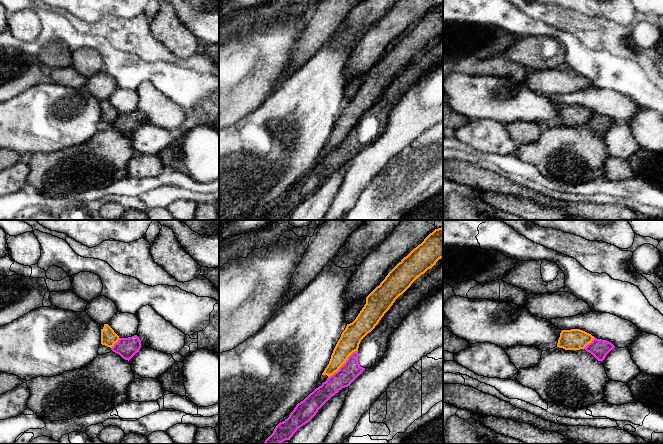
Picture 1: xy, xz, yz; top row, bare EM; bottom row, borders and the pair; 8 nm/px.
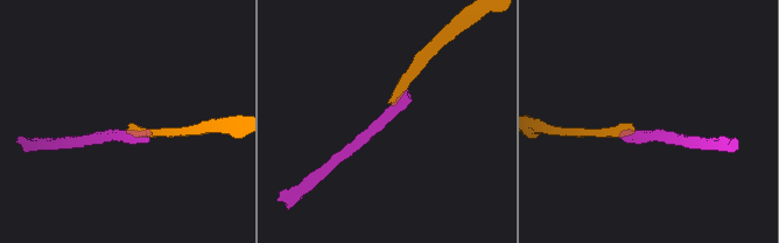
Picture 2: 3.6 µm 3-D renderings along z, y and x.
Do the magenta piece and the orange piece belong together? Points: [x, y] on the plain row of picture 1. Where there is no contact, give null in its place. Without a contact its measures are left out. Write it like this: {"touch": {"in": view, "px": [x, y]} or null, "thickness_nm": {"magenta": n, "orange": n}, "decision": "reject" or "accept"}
{"touch": {"in": "xz", "px": [343, 140]}, "thickness_nm": {"magenta": 160, "orange": 160}, "decision": "reject"}

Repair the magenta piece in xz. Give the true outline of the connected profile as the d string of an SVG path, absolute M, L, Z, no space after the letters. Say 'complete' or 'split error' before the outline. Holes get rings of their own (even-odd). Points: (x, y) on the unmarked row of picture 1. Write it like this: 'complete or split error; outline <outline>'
split error; outline M443 38L436 43L428 45L418 53L411 62L400 71L390 85L384 90L375 104L368 109L360 118L357 127L353 128L346 138L337 148L327 154L321 162L310 169L303 177L298 179L289 193L280 198L273 209L265 216L264 220L281 220L285 216L290 216L293 210L303 201L308 199L318 188L318 186L342 164L350 160L366 145L376 140L387 126L388 116L391 109L401 100L405 92L414 86L419 79L427 73L435 70L443 64Z

